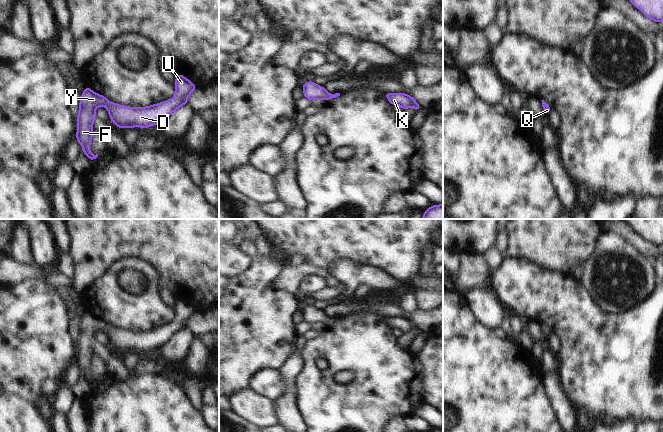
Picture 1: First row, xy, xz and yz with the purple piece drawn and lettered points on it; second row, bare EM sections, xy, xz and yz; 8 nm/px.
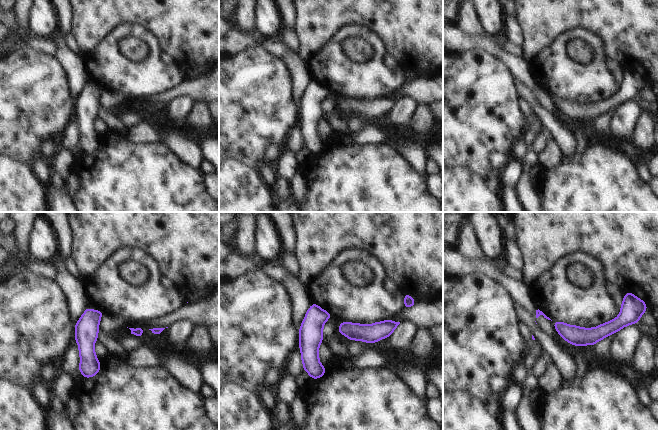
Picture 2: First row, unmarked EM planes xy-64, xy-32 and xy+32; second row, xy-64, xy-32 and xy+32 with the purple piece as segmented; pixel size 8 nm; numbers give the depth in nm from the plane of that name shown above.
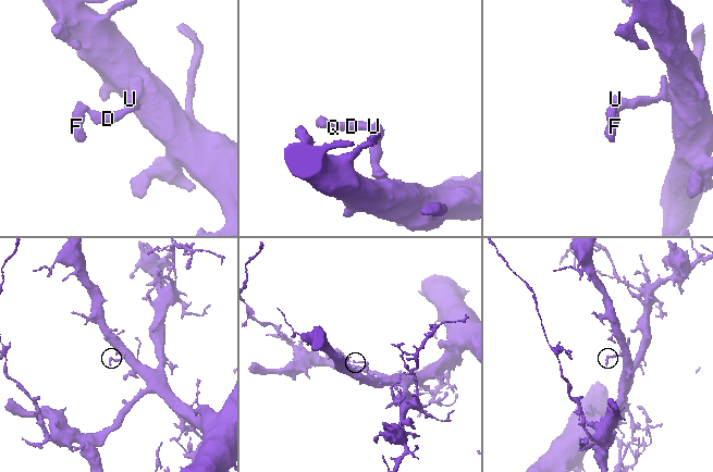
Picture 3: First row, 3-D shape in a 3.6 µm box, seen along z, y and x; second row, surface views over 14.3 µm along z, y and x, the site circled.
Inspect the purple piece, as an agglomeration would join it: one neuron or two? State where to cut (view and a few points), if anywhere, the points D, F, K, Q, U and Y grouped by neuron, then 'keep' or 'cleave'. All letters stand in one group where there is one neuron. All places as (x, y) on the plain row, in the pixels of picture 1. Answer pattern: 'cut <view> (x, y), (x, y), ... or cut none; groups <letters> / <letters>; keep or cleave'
cut none; groups D F K Q U Y; keep

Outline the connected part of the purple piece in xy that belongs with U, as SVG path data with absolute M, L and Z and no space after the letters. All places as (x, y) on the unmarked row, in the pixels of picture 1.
M178 298L175 303L175 318L170 324L147 331L128 331L114 326L99 319L85 311L79 327L77 340L78 354L76 356L77 366L83 371L83 377L92 386L98 381L90 376L90 368L93 360L93 345L97 341L95 333L105 330L109 336L110 344L119 352L142 351L148 352L162 347L179 331L188 328L189 319L197 312L183 298Z

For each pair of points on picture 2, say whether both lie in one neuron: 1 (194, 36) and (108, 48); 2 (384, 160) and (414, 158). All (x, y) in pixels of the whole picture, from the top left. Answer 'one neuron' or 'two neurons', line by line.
1: two neurons
2: two neurons

